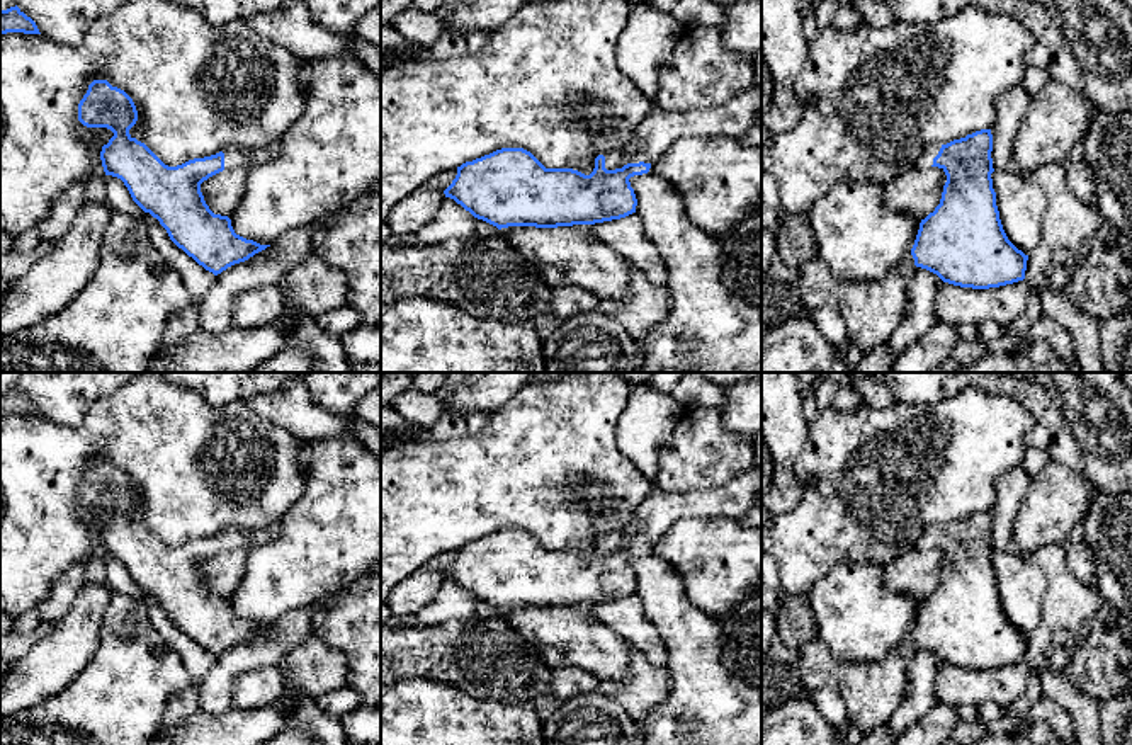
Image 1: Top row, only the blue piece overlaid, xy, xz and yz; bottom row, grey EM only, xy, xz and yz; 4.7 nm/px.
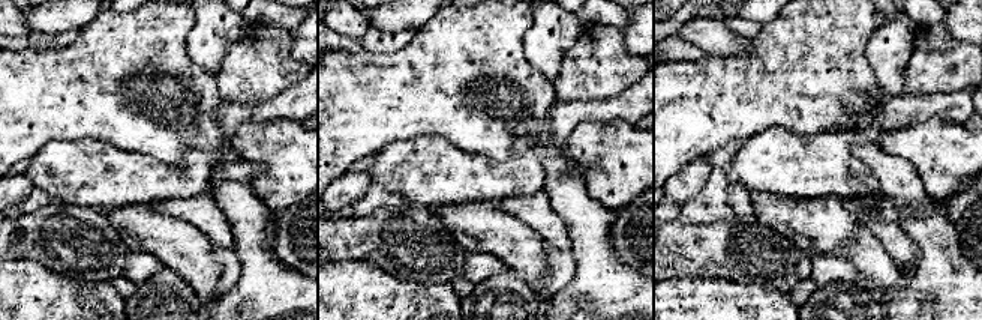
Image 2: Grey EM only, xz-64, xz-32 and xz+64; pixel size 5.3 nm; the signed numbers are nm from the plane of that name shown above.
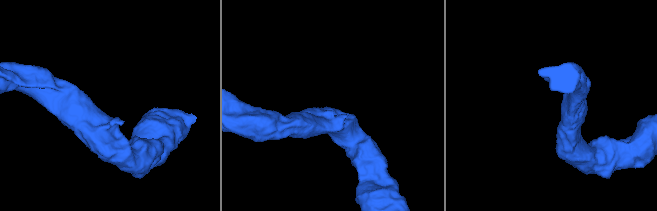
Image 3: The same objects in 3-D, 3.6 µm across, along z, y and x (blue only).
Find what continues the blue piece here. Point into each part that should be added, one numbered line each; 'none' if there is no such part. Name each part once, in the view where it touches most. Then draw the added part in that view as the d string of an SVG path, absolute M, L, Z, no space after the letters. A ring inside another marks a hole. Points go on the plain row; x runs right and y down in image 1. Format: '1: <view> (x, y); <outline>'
1: xz (660, 509); M761 464L751 466L721 486L699 490L658 490L634 510L632 524L603 534L605 549L615 551L627 544L653 544L675 520L688 515L733 517L739 520L756 507L761 492Z

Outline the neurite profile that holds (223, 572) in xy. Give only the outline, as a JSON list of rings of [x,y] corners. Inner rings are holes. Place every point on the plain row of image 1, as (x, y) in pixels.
[[[224,549],[201,565],[206,585],[214,595],[231,597],[246,570],[245,549]]]

